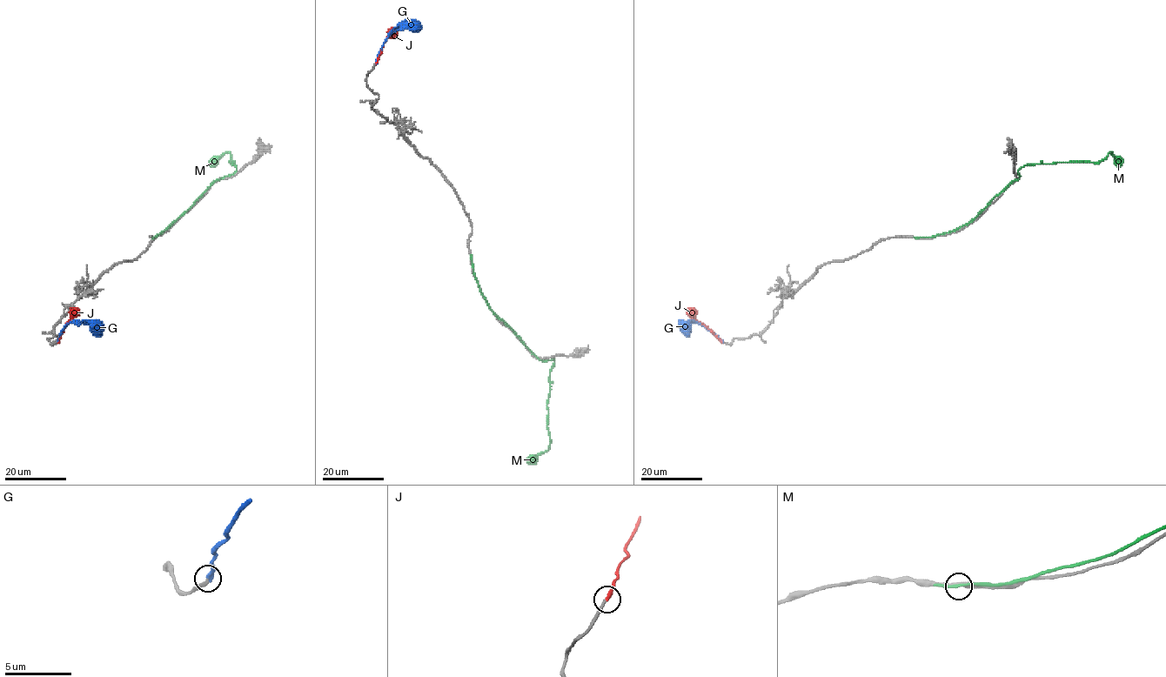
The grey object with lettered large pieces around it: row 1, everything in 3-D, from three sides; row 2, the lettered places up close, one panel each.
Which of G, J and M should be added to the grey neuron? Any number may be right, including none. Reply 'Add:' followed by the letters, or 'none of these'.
Add: J

